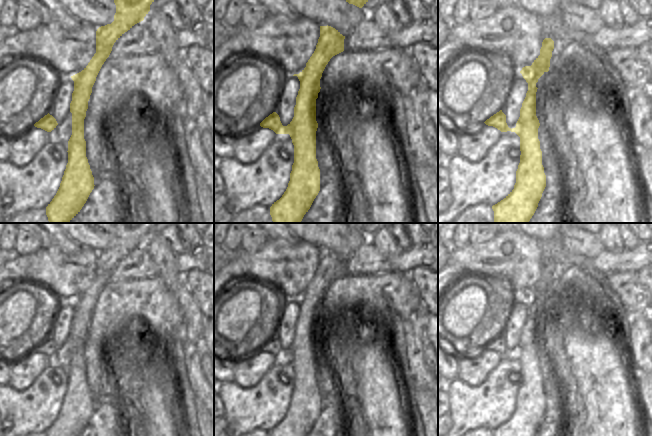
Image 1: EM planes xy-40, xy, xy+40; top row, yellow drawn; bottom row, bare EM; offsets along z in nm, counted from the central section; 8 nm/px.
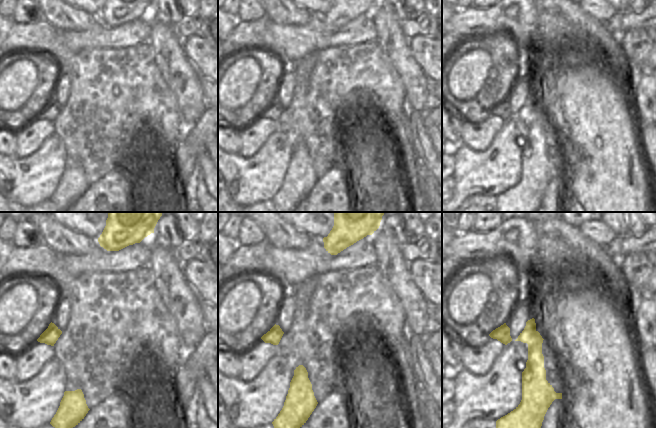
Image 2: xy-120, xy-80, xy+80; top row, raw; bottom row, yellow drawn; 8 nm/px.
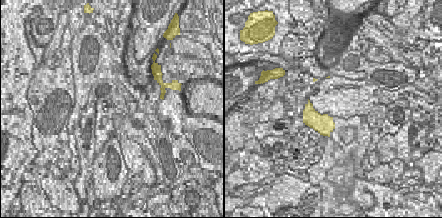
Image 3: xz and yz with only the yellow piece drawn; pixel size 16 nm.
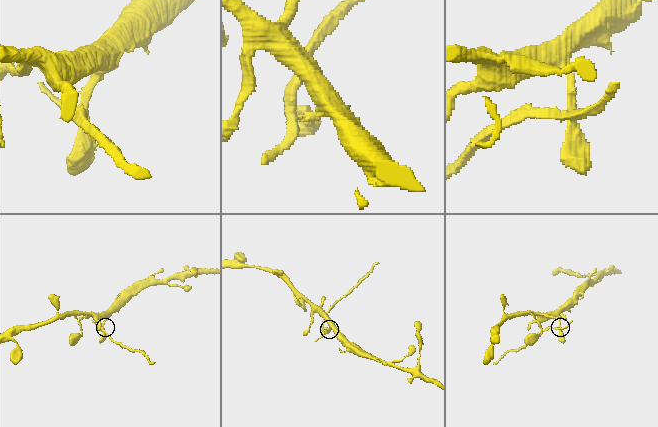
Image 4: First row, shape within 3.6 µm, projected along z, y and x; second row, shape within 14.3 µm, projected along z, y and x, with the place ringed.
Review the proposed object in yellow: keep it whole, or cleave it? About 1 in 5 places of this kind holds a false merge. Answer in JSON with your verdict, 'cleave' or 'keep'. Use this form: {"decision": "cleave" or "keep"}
{"decision": "cleave"}

